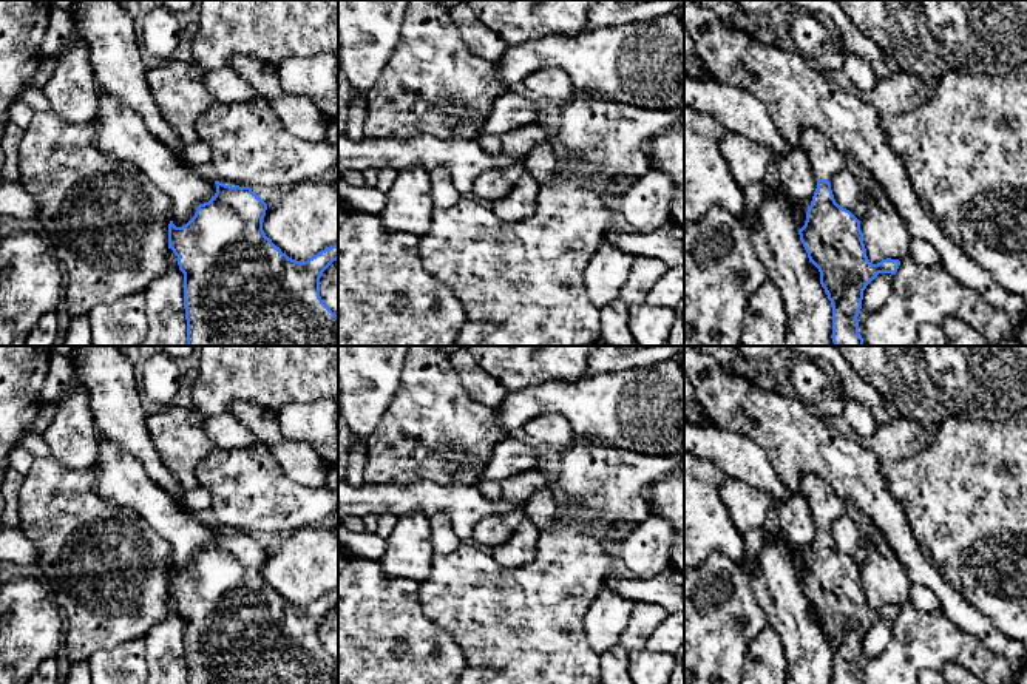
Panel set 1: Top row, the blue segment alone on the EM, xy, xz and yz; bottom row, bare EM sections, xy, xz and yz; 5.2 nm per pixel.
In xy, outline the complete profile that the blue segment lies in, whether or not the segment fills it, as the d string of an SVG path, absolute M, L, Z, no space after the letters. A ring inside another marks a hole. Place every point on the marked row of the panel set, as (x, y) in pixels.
M215 181L216 193L204 204L199 204L195 216L182 227L173 221L168 224L168 249L178 256L179 270L184 273L184 309L187 320L187 346L338 346L338 317L324 304L320 296L320 278L323 272L338 259L338 244L330 245L307 261L289 258L276 247L263 230L267 204L252 191L250 187L230 187Z

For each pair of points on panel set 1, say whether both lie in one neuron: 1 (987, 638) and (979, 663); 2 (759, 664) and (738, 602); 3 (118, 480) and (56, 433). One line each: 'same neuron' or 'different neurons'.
1: different neurons
2: different neurons
3: different neurons

